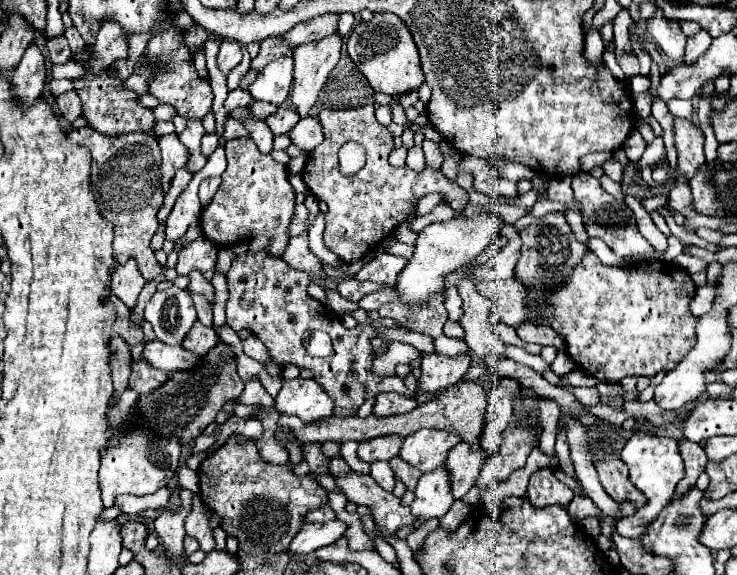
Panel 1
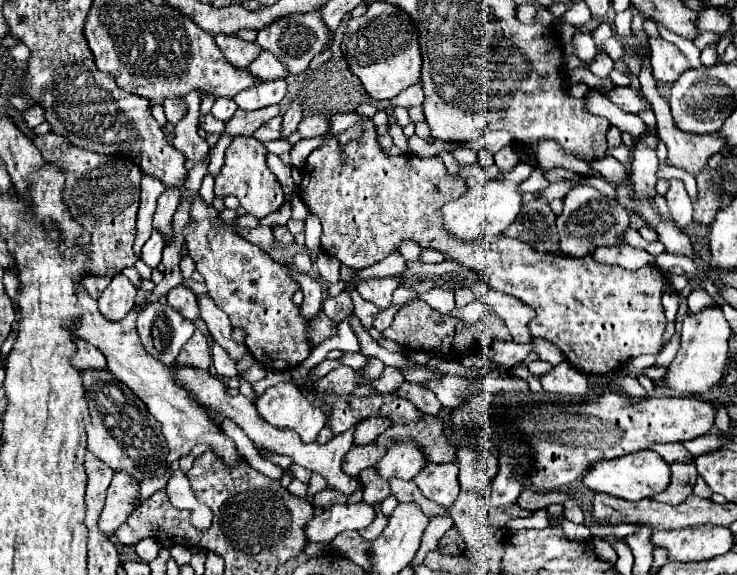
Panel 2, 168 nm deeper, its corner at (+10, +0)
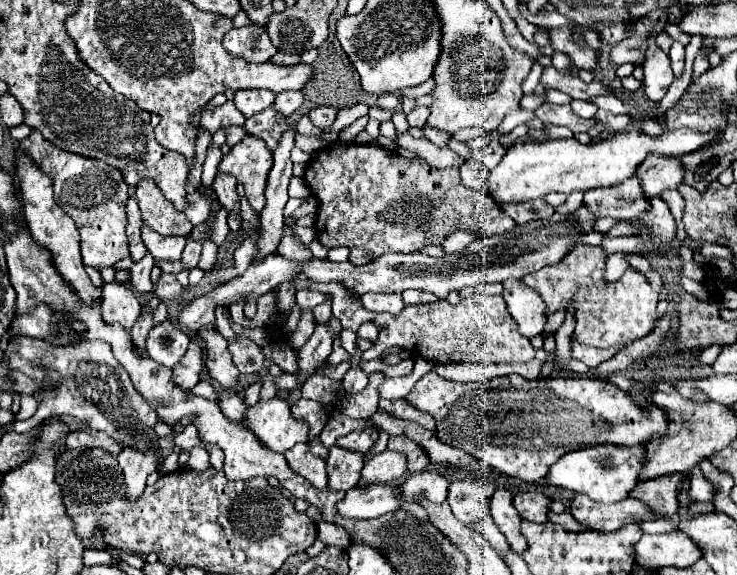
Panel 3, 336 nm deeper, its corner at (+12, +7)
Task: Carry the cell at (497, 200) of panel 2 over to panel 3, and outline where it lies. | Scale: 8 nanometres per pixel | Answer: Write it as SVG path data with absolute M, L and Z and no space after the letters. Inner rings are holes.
M690 129L666 131L660 139L652 139L642 131L626 131L616 133L612 139L604 139L600 143L582 145L576 139L546 139L546 141L530 141L518 139L508 147L504 159L490 171L488 177L488 195L496 203L520 203L544 197L550 191L570 193L570 191L588 191L594 187L608 187L628 179L636 165L640 165L648 153L682 157L690 151L706 147L718 141L720 131L696 133Z

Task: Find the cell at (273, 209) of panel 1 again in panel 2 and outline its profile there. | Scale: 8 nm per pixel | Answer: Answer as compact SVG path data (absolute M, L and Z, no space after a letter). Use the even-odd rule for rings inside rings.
M236 136L226 150L224 166L222 166L220 174L216 176L214 194L218 198L226 198L230 194L236 196L240 200L240 206L246 208L246 212L256 218L264 218L264 216L276 212L284 204L284 192L282 192L280 182L276 180L276 176L270 172L270 168L266 164L266 154L268 154L268 150L260 140L256 140L252 136Z

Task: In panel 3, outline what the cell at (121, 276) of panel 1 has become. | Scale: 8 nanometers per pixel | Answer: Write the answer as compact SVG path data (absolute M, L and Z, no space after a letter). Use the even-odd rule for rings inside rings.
M106 283L102 287L102 319L106 323L120 323L126 331L132 329L140 315L140 301L128 283Z

